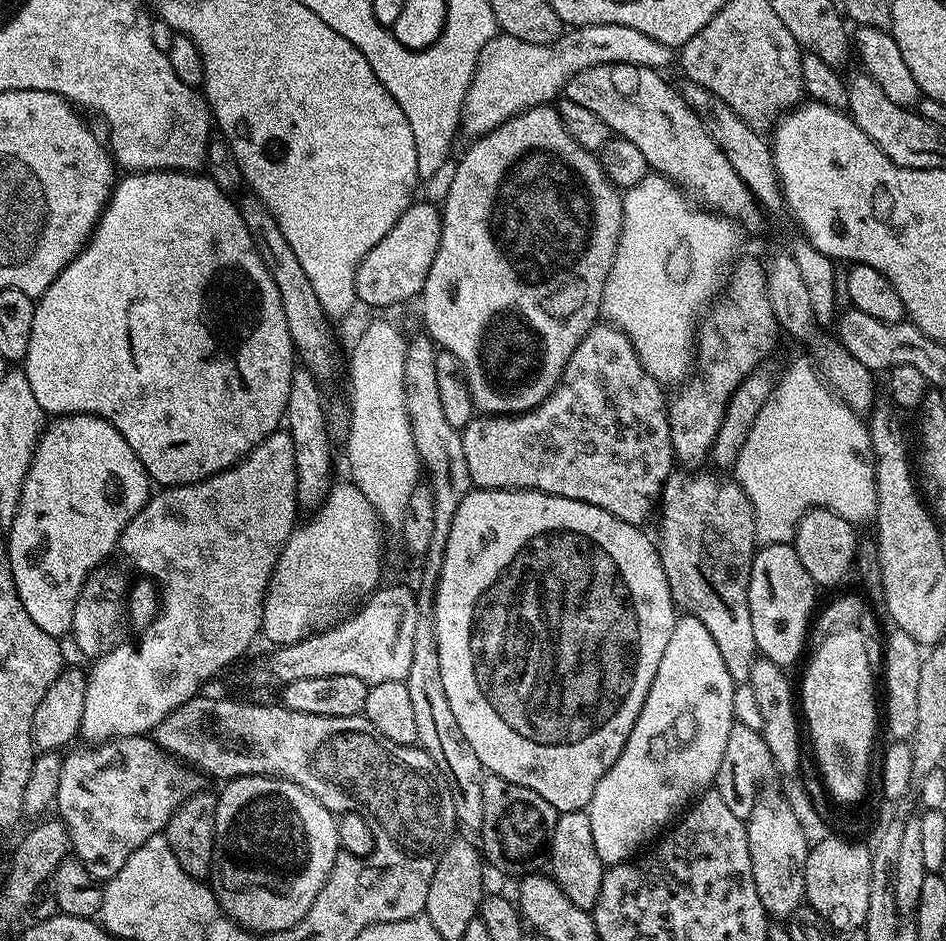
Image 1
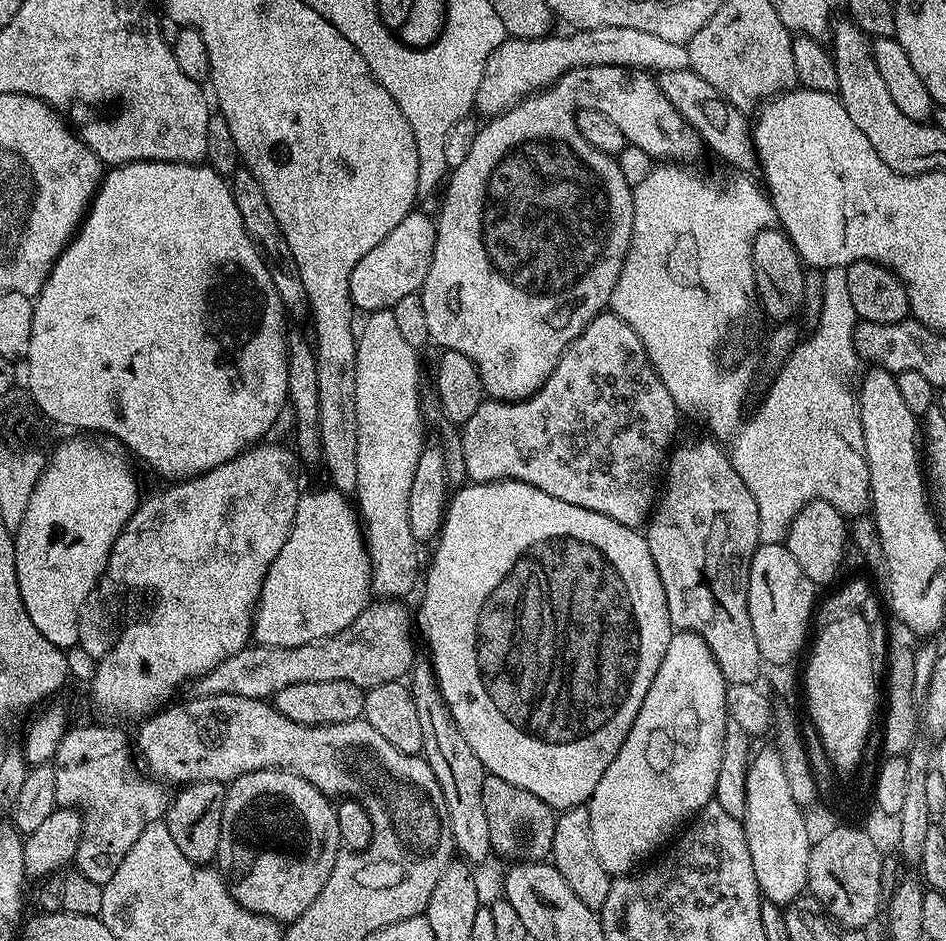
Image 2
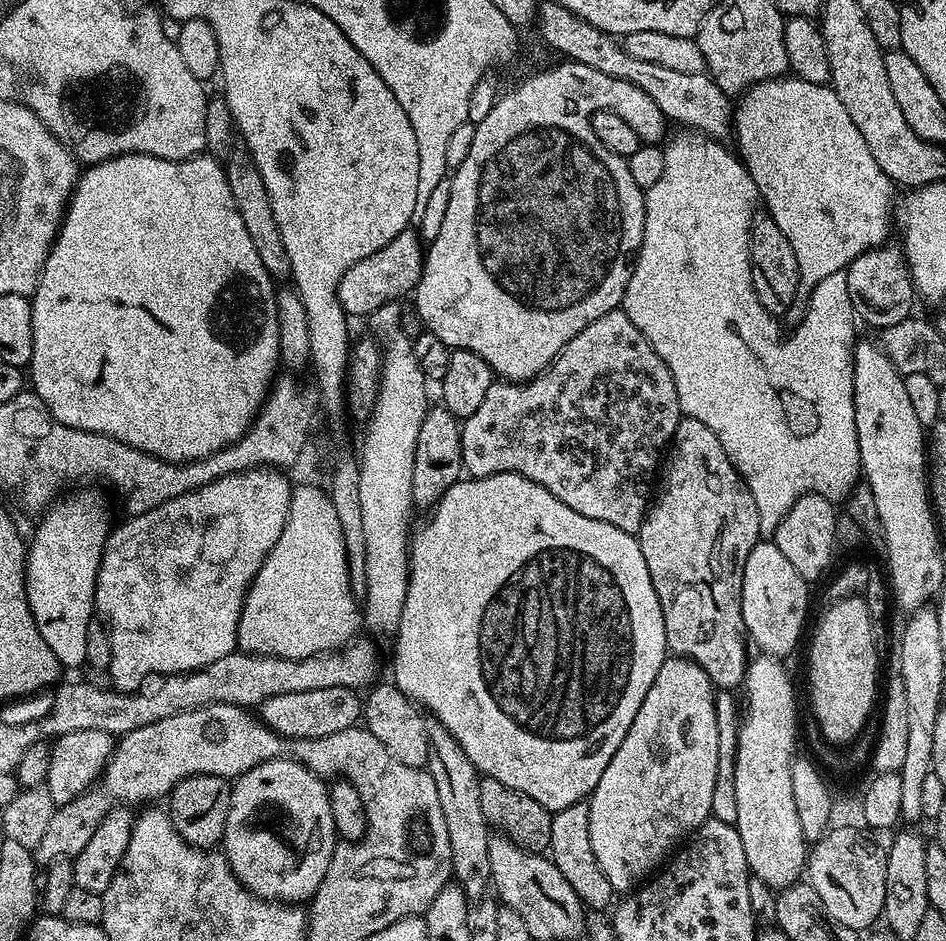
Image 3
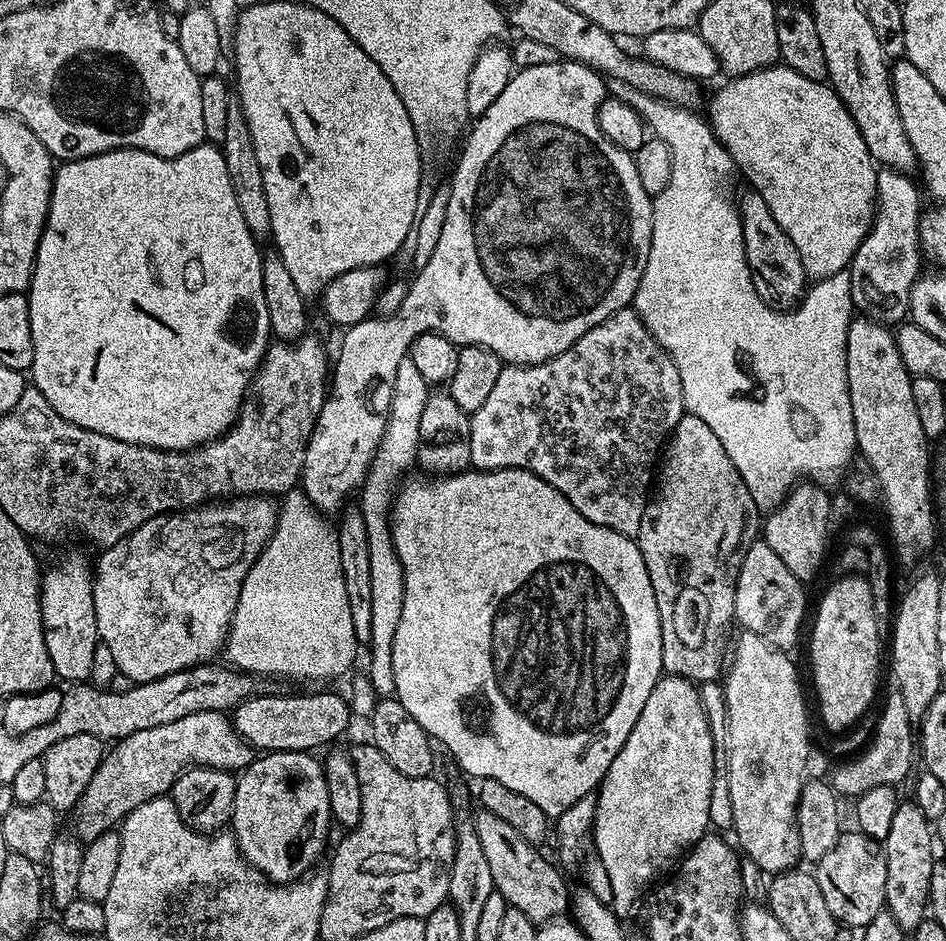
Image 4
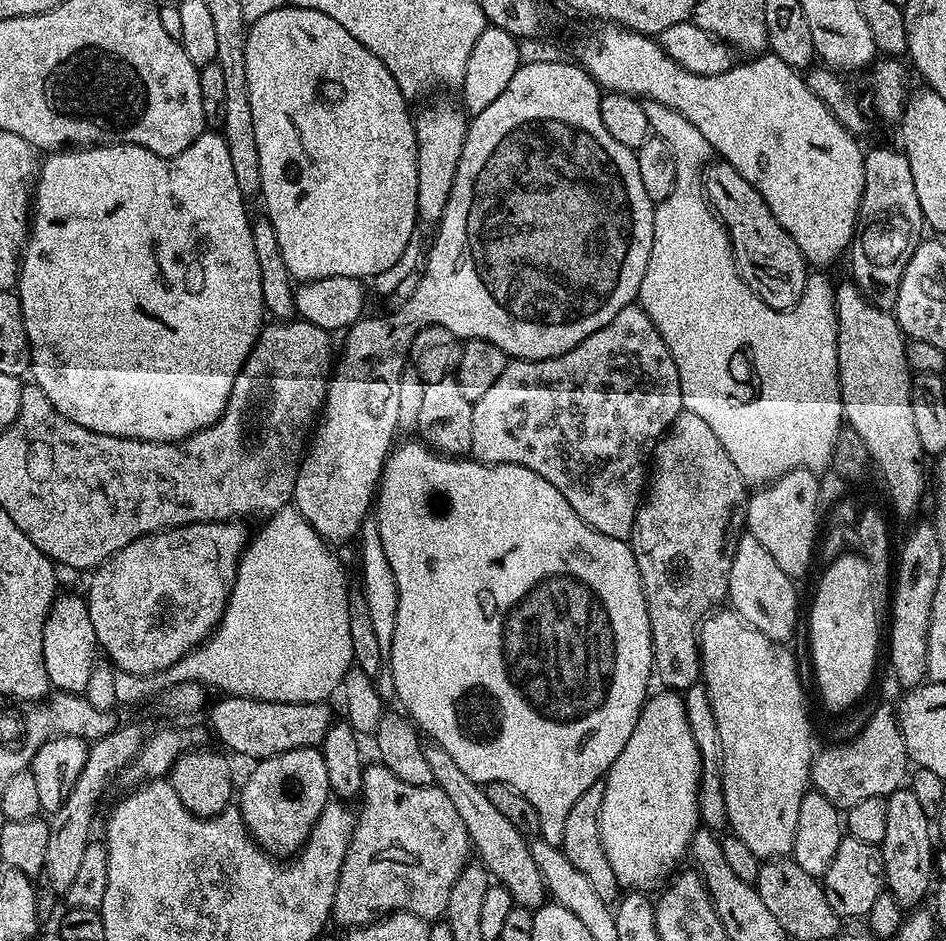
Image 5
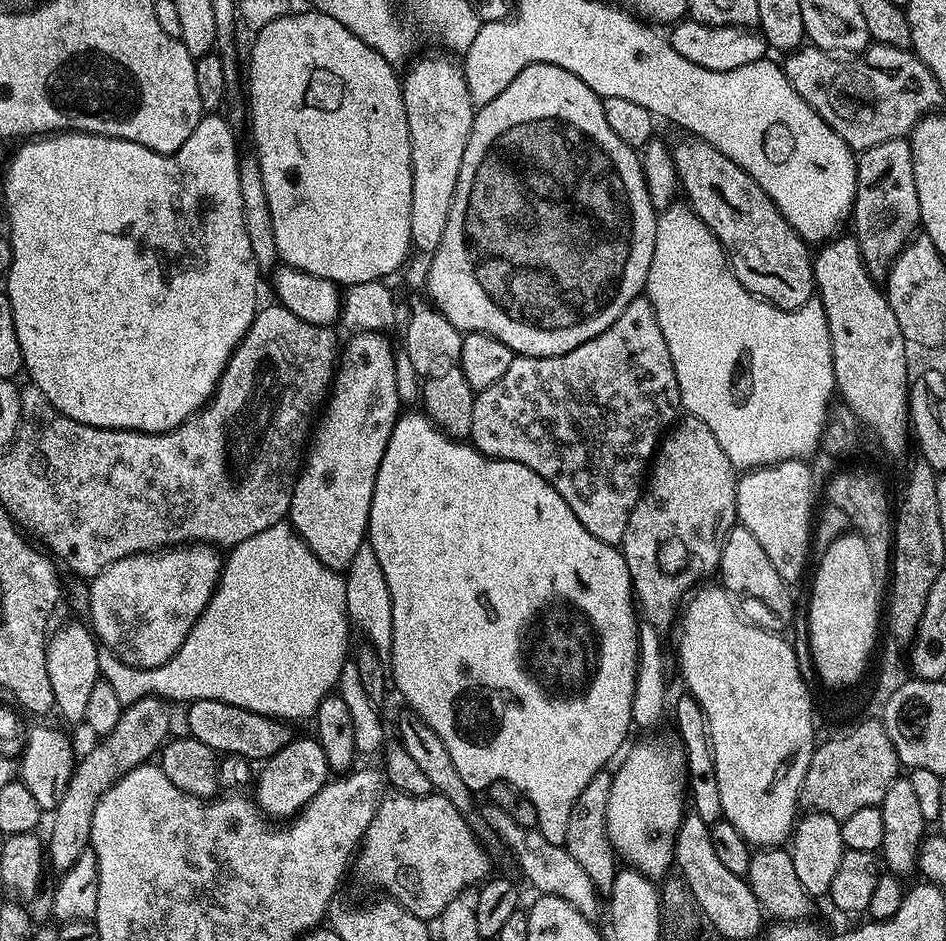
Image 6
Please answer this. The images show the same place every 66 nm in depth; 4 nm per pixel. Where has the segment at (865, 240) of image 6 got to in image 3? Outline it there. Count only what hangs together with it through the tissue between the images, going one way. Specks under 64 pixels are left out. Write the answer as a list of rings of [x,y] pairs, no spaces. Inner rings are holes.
[[[881,246],[872,248],[869,252],[863,252],[854,262],[848,265],[848,281],[850,282],[850,302],[854,306],[857,317],[868,324],[873,324],[876,330],[886,326],[894,326],[894,322],[902,322],[907,316],[913,315],[912,300],[914,301],[914,289],[912,287],[912,275],[908,272],[908,263],[903,251],[899,247],[888,248]]]

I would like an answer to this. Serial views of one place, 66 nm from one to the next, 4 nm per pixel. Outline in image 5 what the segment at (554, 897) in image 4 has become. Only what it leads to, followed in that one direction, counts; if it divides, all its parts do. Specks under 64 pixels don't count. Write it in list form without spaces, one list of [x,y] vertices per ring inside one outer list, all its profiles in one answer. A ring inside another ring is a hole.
[[[429,743],[425,747],[424,757],[426,762],[430,762],[432,784],[441,788],[446,798],[450,798],[454,810],[458,810],[458,818],[462,818],[462,826],[466,826],[466,834],[473,849],[477,853],[480,851],[479,863],[488,869],[491,879],[510,890],[513,905],[533,910],[539,908],[545,903],[546,889],[544,876],[532,857],[529,841],[518,830],[514,830],[513,824],[494,807],[487,791],[470,778],[466,778],[466,774],[462,774],[462,769],[456,765],[454,758],[450,758],[450,754],[446,754],[444,748]]]

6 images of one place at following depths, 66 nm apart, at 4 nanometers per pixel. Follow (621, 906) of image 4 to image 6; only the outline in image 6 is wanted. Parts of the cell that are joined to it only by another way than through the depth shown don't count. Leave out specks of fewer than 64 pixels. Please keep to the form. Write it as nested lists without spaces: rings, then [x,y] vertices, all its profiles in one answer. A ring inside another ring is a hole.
[[[644,740],[629,747],[628,757],[626,752],[619,761],[620,769],[615,769],[610,802],[606,802],[606,830],[612,849],[627,867],[653,878],[669,875],[668,867],[673,867],[676,858],[676,835],[686,815],[684,753],[673,744]]]

